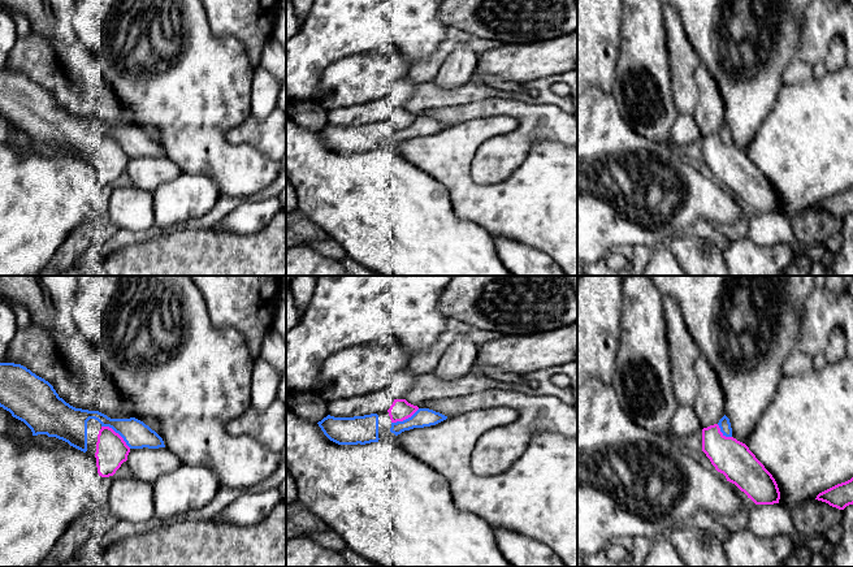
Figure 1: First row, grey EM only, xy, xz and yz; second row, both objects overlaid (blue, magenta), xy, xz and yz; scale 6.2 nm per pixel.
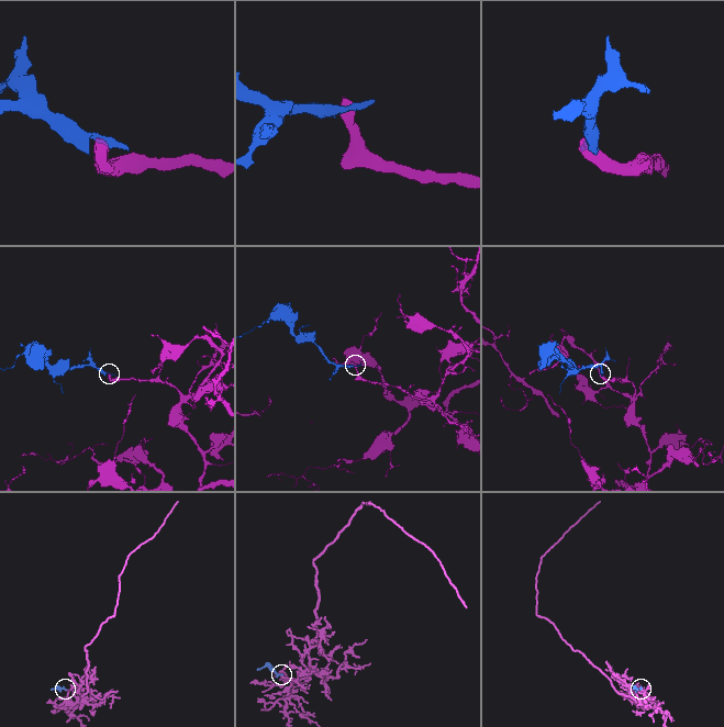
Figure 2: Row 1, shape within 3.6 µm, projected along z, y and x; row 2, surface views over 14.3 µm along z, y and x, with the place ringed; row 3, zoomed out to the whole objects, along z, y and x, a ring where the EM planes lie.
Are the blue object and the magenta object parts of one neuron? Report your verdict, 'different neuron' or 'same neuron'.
same neuron

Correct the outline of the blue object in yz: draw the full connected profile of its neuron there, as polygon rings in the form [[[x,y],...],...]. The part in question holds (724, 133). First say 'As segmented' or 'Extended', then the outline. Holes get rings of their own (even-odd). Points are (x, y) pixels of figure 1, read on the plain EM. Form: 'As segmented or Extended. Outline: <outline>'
Extended. Outline: [[[726,124],[718,133],[702,138],[702,160],[715,178],[755,213],[779,212],[780,200],[775,187],[745,152],[732,146]]]

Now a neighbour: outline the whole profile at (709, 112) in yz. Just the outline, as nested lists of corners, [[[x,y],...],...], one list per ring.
[[[702,64],[694,70],[694,81],[698,96],[693,118],[701,135],[707,137],[718,133],[726,124],[724,103],[715,79]]]

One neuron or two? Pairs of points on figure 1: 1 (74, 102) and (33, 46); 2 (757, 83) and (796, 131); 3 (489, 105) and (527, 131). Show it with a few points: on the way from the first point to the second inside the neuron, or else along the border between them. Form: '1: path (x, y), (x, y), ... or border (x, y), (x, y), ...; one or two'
1: path (64, 87), (51, 74), (51, 68), (43, 60); one
2: border (778, 87), (778, 98), (758, 129); two
3: path (501, 107), (512, 107), (525, 120); one

